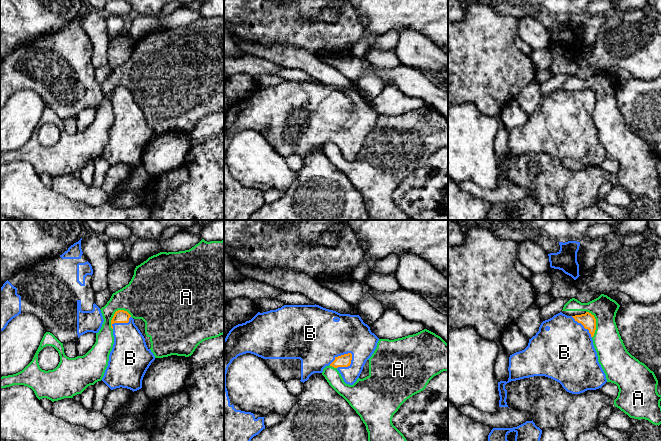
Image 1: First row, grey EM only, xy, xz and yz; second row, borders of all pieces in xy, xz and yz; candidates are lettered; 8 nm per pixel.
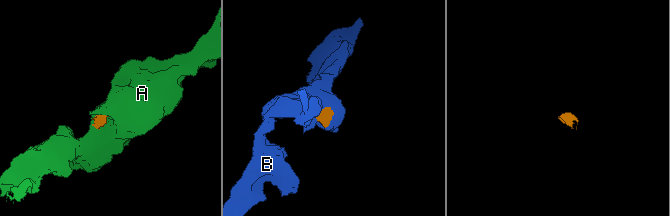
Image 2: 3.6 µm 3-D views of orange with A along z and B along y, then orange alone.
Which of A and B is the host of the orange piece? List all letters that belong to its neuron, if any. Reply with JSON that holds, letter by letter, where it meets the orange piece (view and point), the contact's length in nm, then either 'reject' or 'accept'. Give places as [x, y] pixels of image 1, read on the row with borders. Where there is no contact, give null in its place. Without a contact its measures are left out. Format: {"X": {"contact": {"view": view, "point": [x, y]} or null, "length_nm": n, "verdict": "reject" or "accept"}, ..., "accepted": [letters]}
{"A": {"contact": {"view": "xy", "point": [114, 315]}, "length_nm": 200, "verdict": "reject"}, "B": {"contact": {"view": "xz", "point": [341, 355]}, "length_nm": 200, "verdict": "accept"}, "accepted": ["B"]}

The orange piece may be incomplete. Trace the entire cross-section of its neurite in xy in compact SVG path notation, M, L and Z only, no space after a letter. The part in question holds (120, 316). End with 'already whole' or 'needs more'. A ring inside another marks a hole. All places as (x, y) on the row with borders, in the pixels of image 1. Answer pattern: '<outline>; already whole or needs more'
M127 311L115 312L111 328L114 344L102 381L111 390L122 387L137 391L155 356Z; needs more

